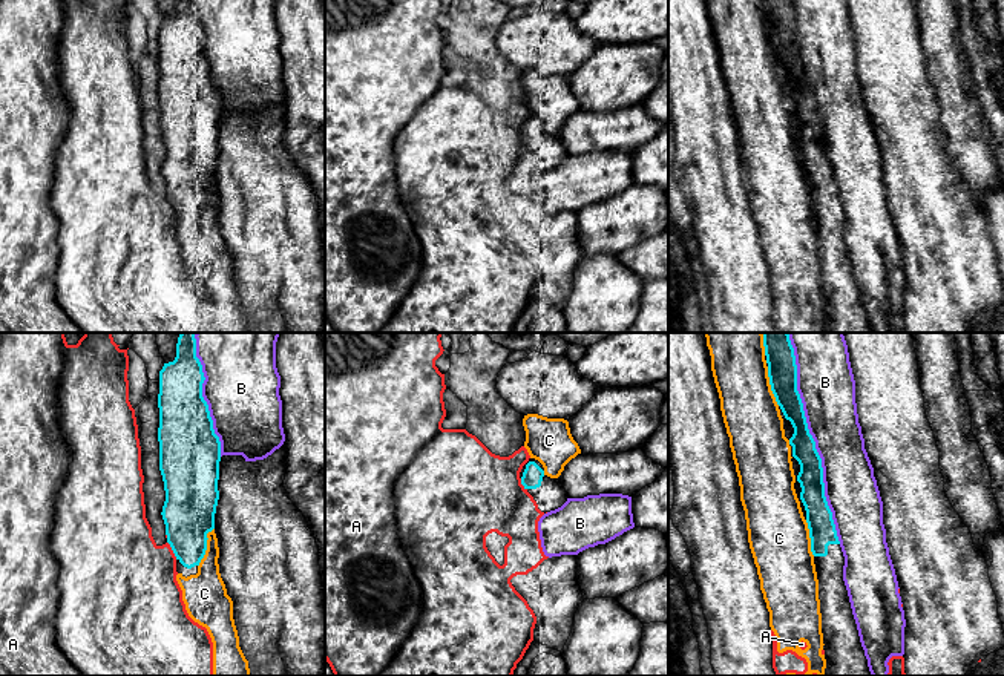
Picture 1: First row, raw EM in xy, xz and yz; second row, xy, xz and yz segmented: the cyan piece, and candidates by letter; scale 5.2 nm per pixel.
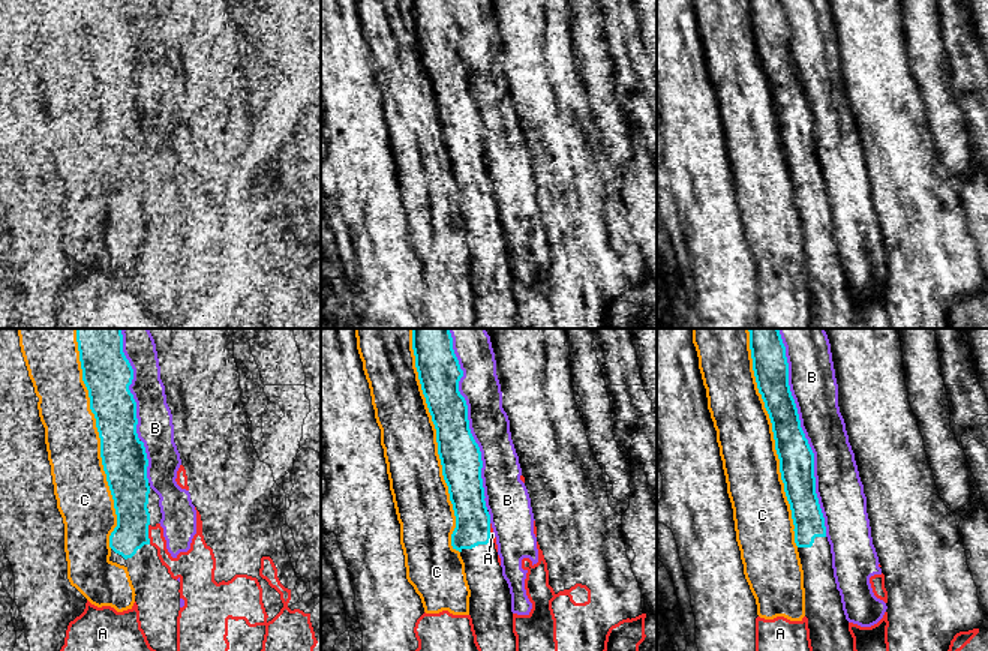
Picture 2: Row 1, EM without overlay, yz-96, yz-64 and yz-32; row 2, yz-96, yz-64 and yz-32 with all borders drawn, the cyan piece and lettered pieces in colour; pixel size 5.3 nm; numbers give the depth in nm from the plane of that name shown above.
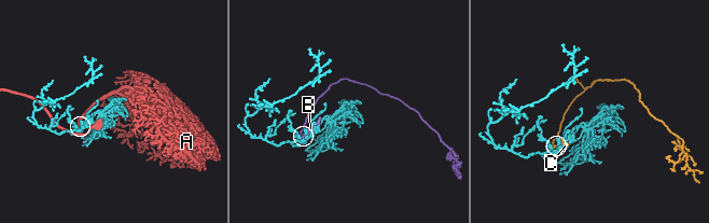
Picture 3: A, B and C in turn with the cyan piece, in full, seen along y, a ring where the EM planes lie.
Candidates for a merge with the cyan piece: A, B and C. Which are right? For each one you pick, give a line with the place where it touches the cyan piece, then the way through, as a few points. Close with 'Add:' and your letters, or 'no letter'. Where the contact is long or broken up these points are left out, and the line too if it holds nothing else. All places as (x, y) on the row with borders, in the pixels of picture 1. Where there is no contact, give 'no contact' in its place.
Add: no letter

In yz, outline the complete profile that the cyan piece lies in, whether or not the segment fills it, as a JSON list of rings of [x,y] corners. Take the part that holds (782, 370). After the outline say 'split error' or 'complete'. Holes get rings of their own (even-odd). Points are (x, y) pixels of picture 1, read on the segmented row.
[[[762,333],[771,391],[794,434],[792,457],[800,464],[797,481],[806,510],[811,552],[819,579],[822,633],[826,668],[823,676],[872,676],[860,642],[843,581],[845,556],[832,512],[825,497],[822,458],[809,434],[797,391],[797,365],[788,333]]]; split error

